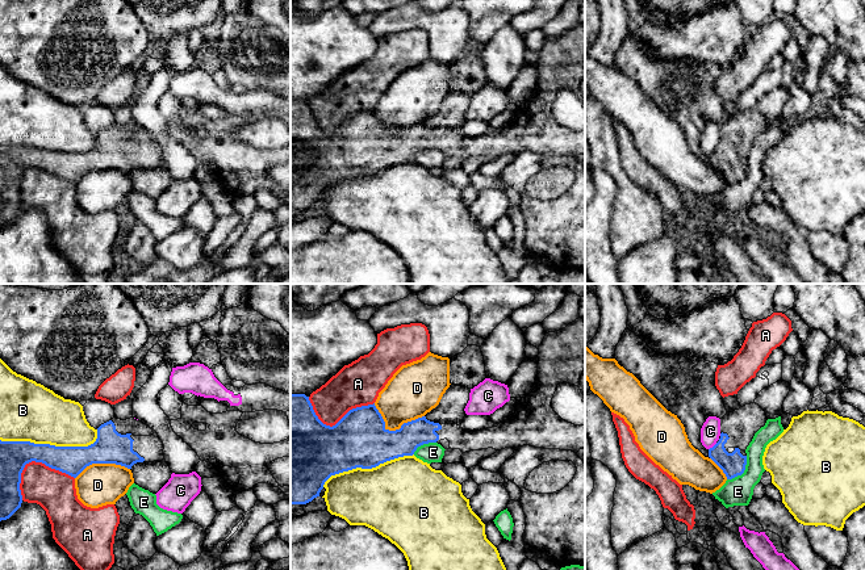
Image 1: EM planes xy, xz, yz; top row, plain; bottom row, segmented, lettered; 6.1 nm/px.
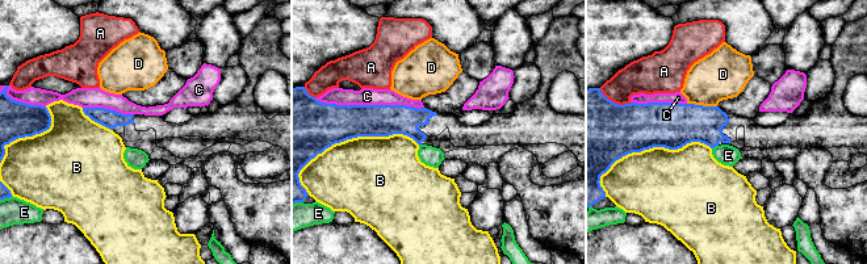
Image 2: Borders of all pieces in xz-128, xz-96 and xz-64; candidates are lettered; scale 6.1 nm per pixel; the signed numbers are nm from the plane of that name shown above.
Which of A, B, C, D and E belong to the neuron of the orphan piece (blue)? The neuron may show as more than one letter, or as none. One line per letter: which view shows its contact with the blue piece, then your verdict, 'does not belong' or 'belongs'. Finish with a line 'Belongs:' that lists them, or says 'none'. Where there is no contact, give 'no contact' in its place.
A: xy | does not belong
B: xy | does not belong
C: yz | does not belong
D: xz | does not belong
E: yz | does not belong
Belongs: none

